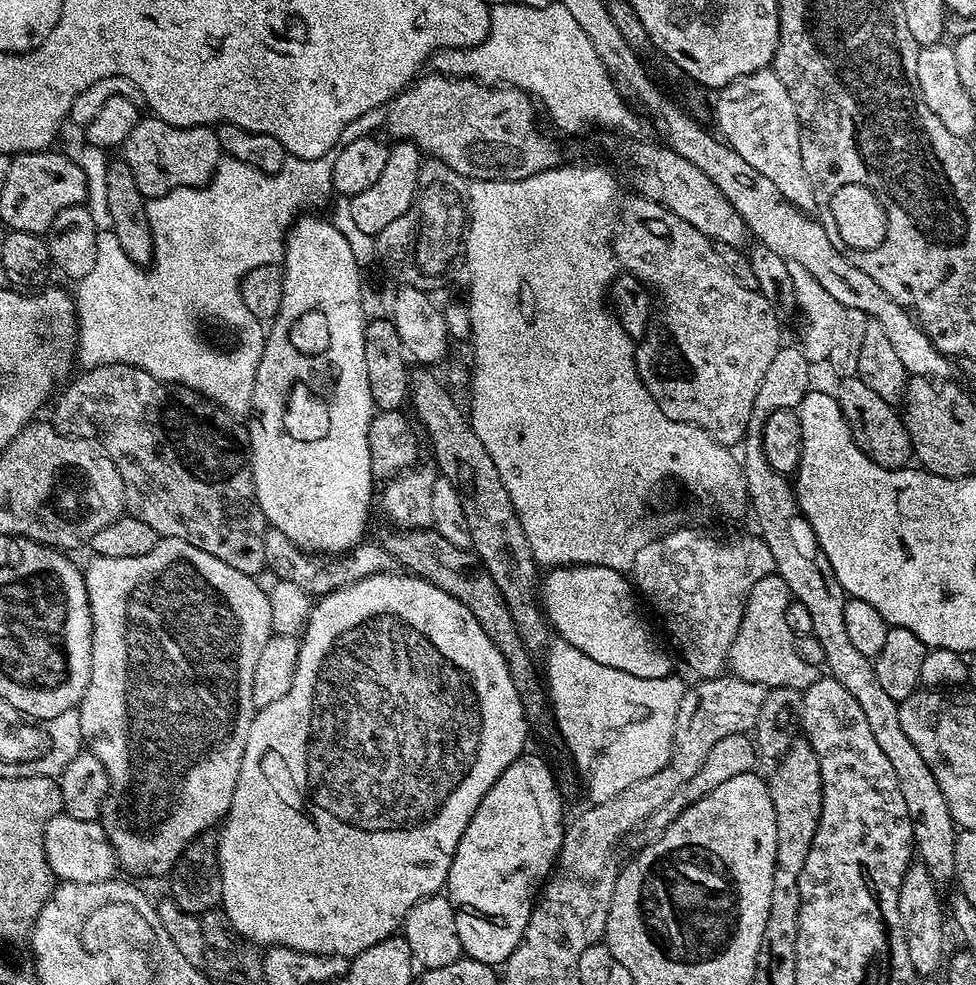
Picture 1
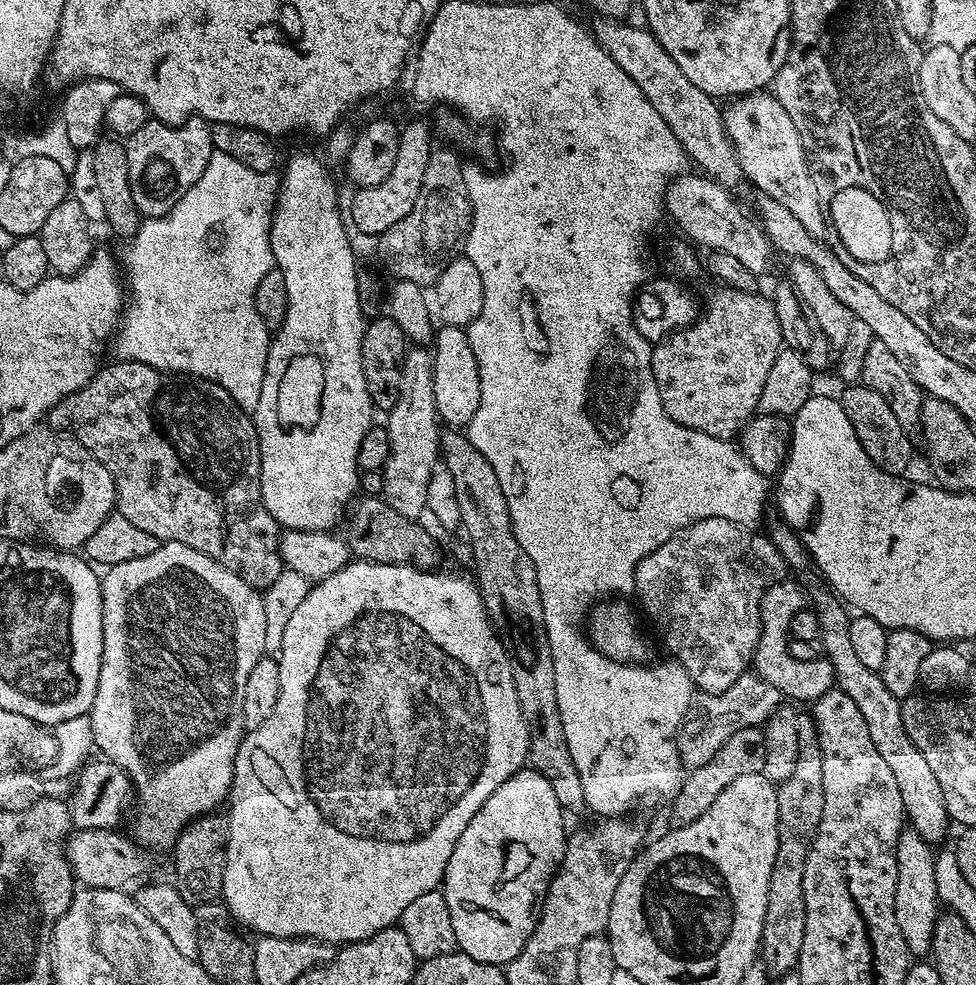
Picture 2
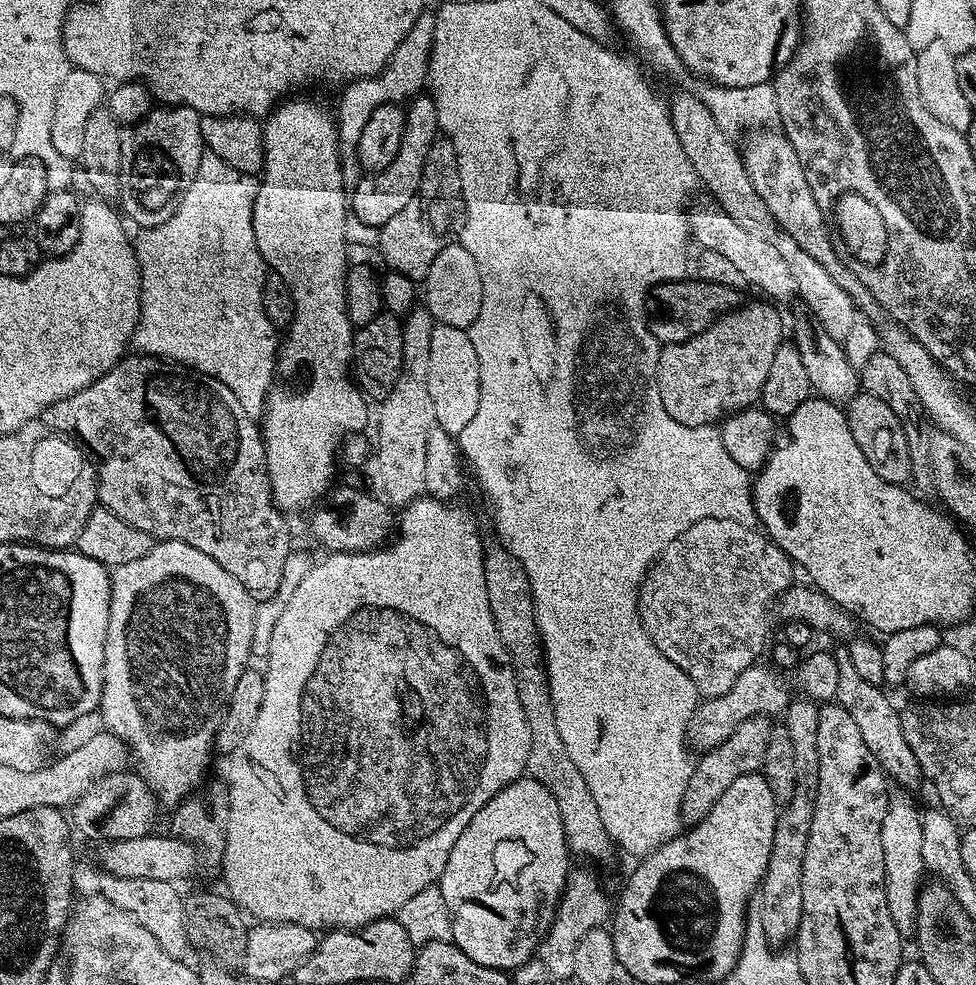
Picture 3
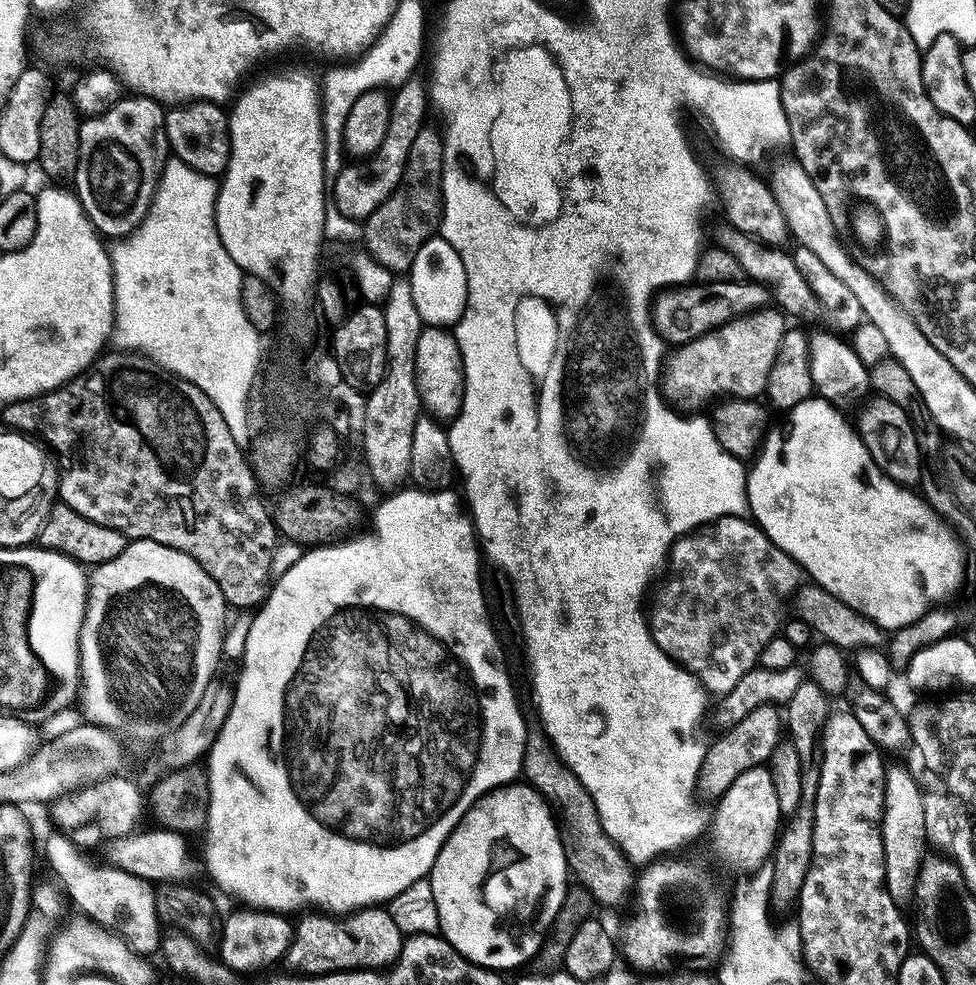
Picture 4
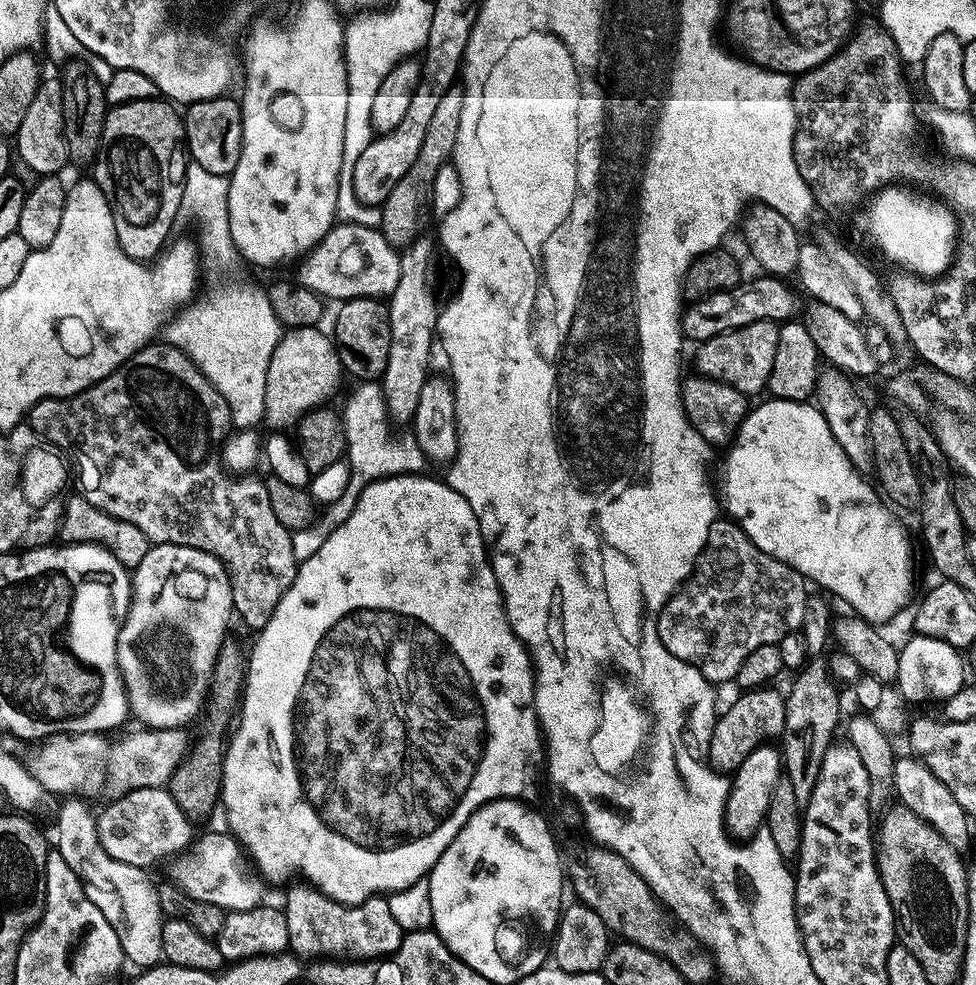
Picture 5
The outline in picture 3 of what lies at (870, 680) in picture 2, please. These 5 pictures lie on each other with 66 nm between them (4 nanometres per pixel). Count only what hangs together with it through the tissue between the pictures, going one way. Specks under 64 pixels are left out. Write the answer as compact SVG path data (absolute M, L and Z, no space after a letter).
M840 646L840 649L835 649L834 655L838 664L838 690L835 699L850 713L854 722L858 722L858 730L862 730L866 746L870 746L885 773L895 783L897 780L908 788L918 787L920 780L922 781L920 763L914 750L910 750L910 742L906 742L898 708L892 705L891 698L883 692L885 689L881 685L866 682L866 678L862 678L862 674L854 670L854 662L850 662L847 647Z

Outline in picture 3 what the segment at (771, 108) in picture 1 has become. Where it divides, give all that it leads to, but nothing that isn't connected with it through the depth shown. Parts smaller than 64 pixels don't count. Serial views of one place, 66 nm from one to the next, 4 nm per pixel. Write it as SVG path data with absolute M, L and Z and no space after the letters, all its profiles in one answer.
M772 130L757 131L760 133L749 142L748 149L745 147L742 152L750 182L754 182L754 190L758 190L758 194L772 211L775 223L784 227L785 234L792 239L789 241L795 247L806 250L810 258L822 262L822 266L826 266L832 276L843 277L846 272L845 261L840 261L840 256L832 245L832 236L828 233L827 222L824 221L826 212L820 209L818 202L814 200L804 173L804 163L798 158L794 146L783 131L768 131Z

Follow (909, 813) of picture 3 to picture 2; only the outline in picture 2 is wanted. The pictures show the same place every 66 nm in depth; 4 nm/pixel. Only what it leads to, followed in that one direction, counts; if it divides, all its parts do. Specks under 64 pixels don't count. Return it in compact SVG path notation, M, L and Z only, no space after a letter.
M911 826L905 827L898 838L896 861L898 882L894 890L894 918L898 918L898 930L902 930L909 953L913 957L924 958L931 953L936 917L942 910L938 886L934 882L936 858L933 845L927 844Z

